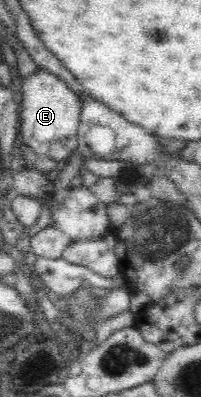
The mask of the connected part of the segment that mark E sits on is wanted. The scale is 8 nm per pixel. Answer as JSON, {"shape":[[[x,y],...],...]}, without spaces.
{"shape":[[[42,69],[24,77],[19,86],[23,93],[19,141],[32,147],[38,156],[46,155],[61,165],[77,149],[77,131],[82,113],[82,98],[69,86],[53,73]]]}

